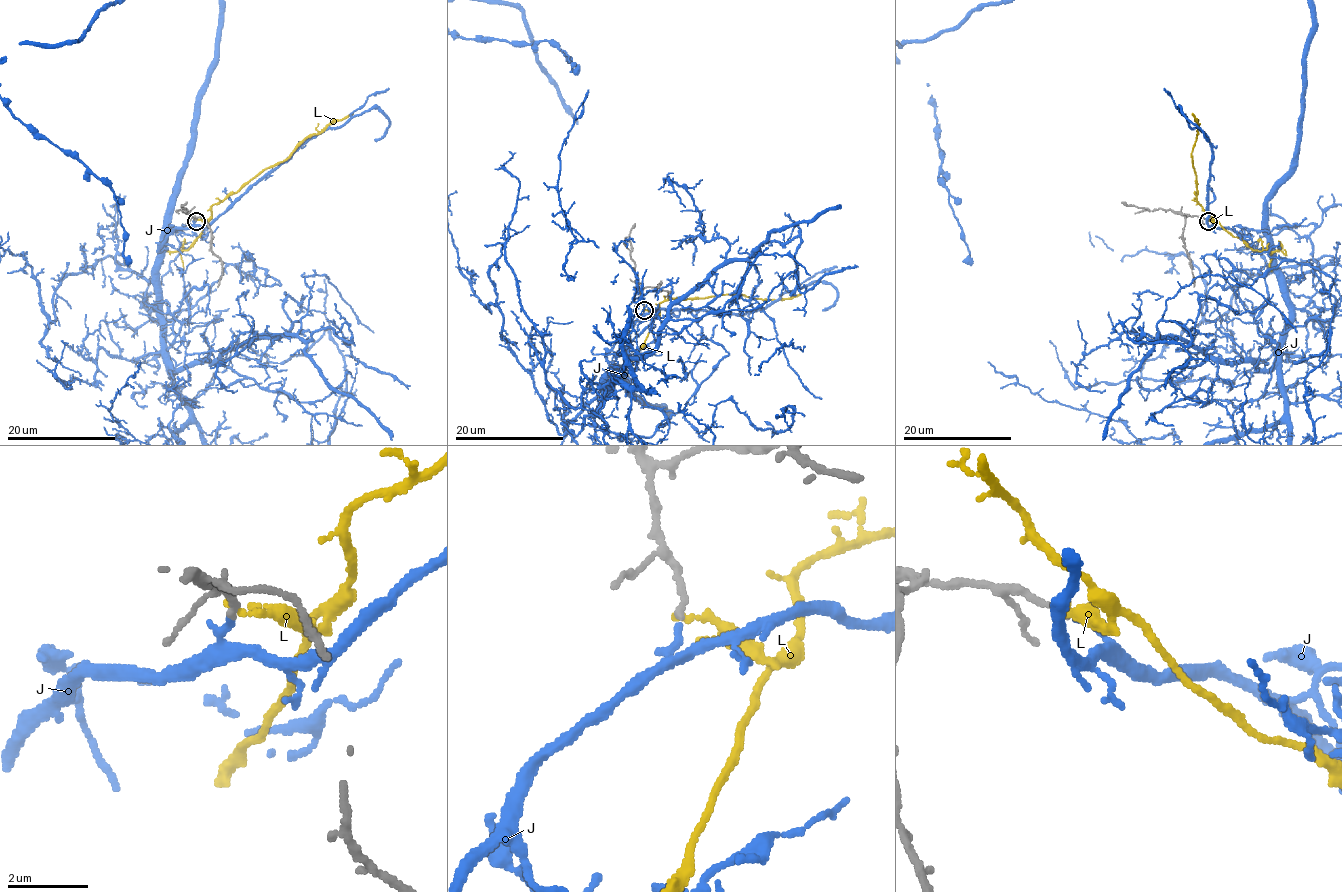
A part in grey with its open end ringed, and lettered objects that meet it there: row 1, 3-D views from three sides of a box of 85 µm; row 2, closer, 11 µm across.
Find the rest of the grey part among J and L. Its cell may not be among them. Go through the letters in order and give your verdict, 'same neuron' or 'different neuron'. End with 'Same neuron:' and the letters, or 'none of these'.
J: same neuron
L: different neuron
Same neuron: J

